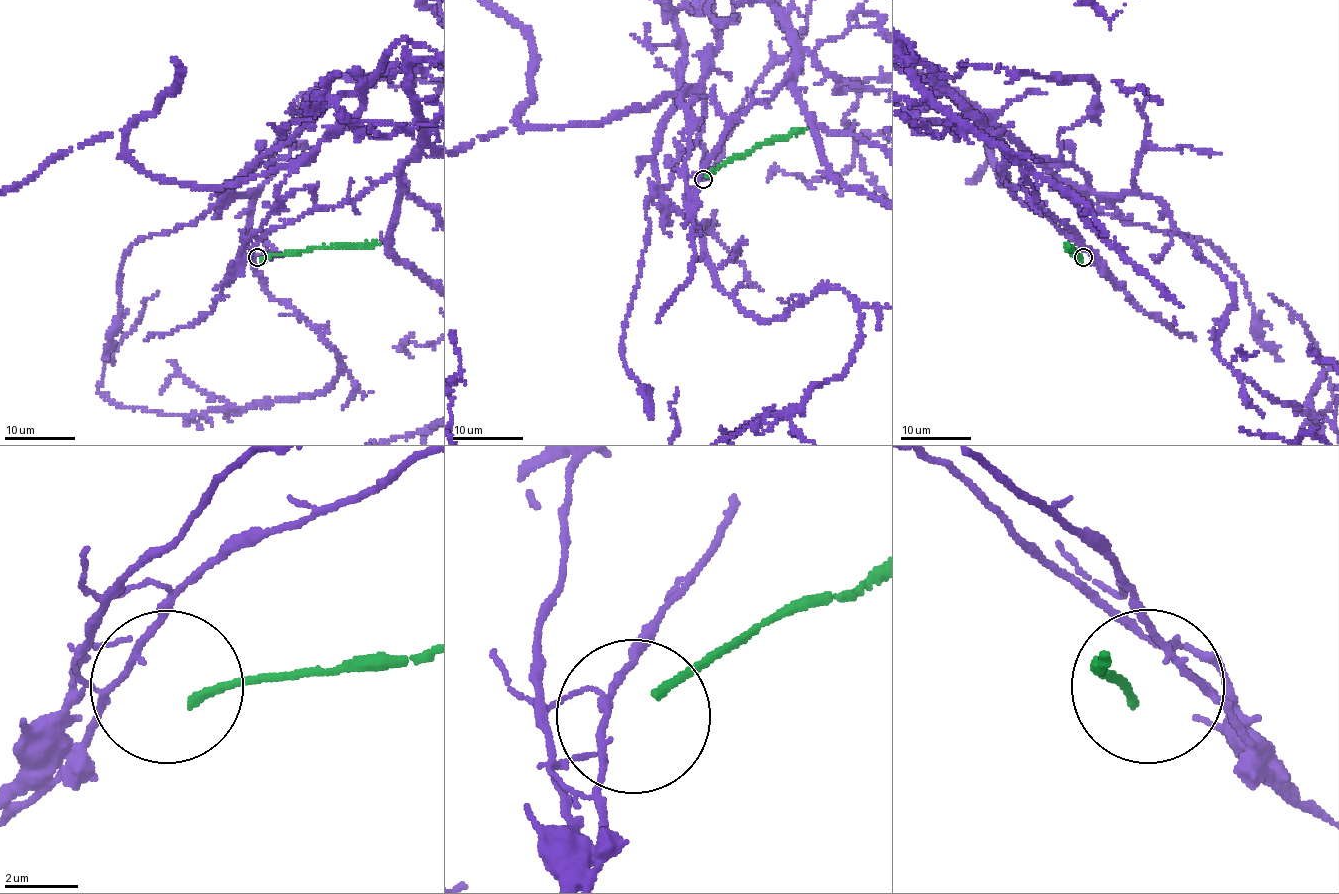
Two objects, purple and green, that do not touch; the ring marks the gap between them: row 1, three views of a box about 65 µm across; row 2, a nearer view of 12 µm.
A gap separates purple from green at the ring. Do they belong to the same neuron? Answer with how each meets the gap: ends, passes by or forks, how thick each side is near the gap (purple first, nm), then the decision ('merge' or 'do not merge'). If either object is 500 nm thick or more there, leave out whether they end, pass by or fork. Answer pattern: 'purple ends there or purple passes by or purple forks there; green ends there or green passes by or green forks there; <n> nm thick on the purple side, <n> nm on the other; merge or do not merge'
purple passes by; green ends there; 170 nm thick on the purple side, 220 nm on the other; do not merge

